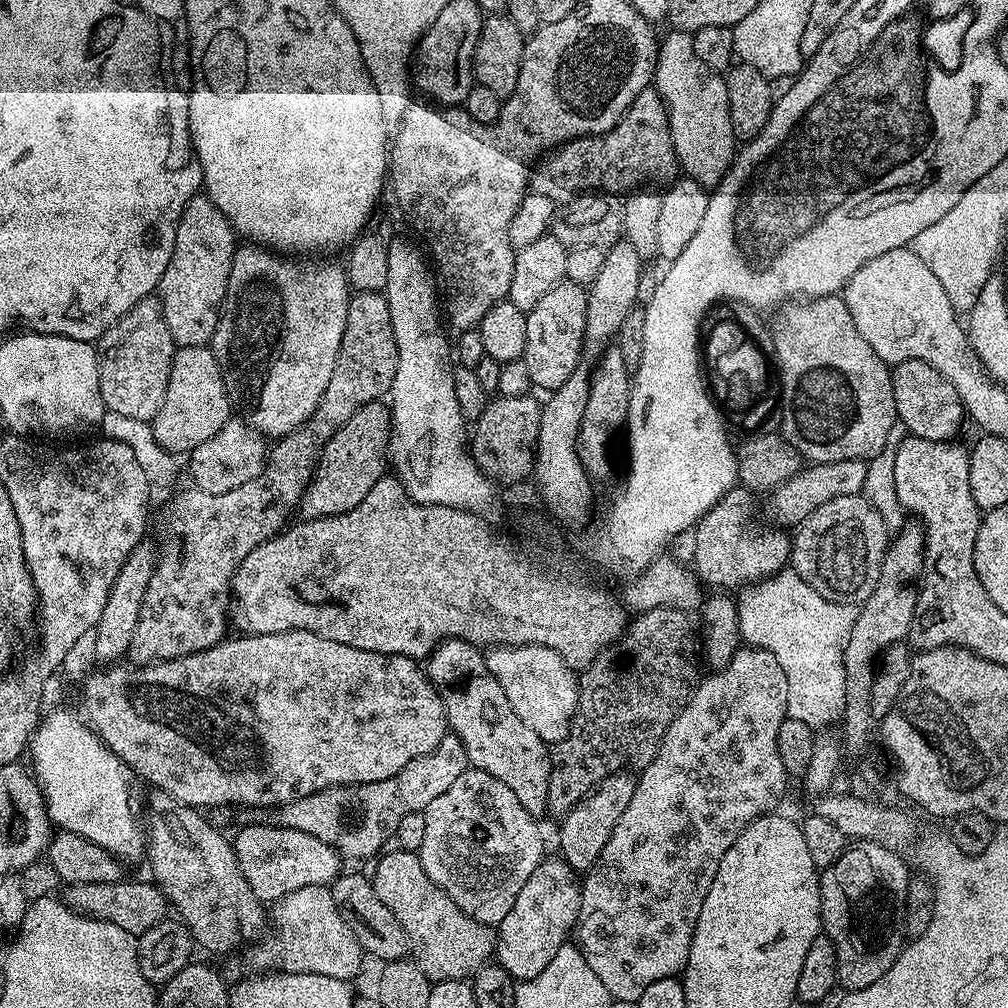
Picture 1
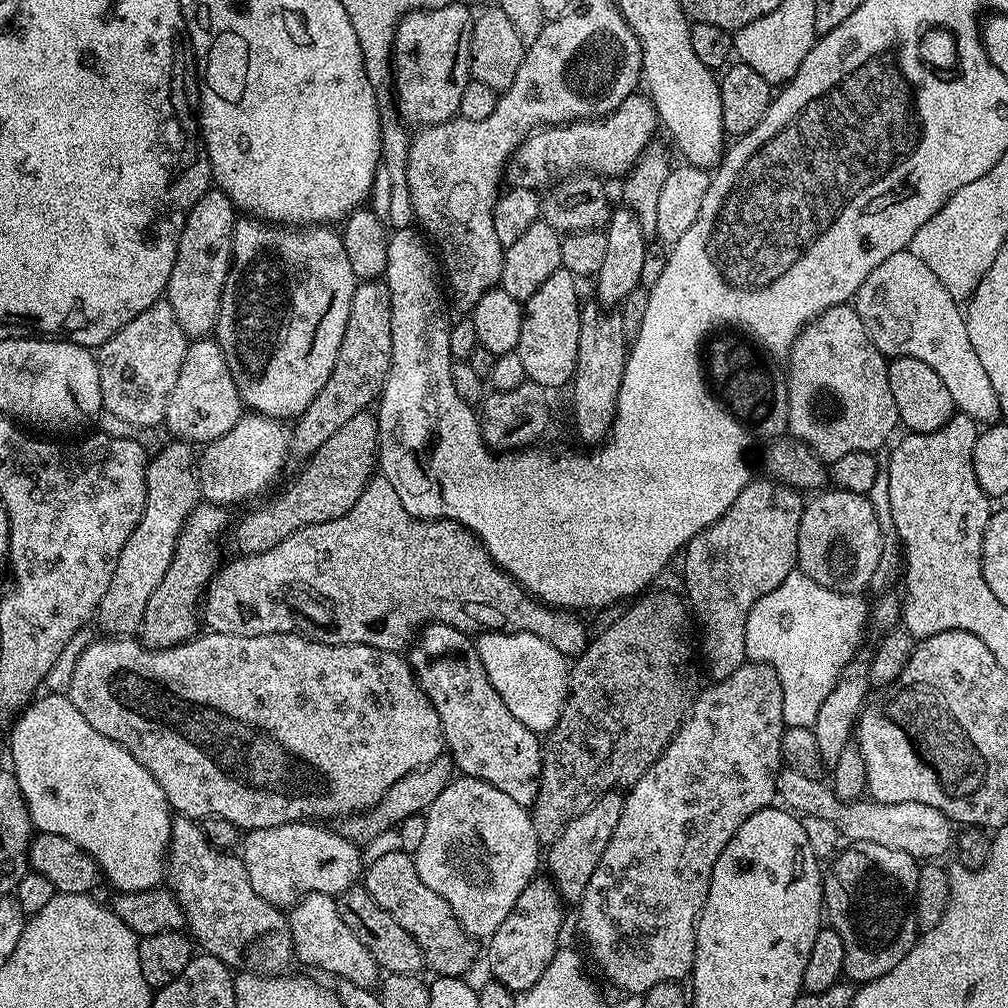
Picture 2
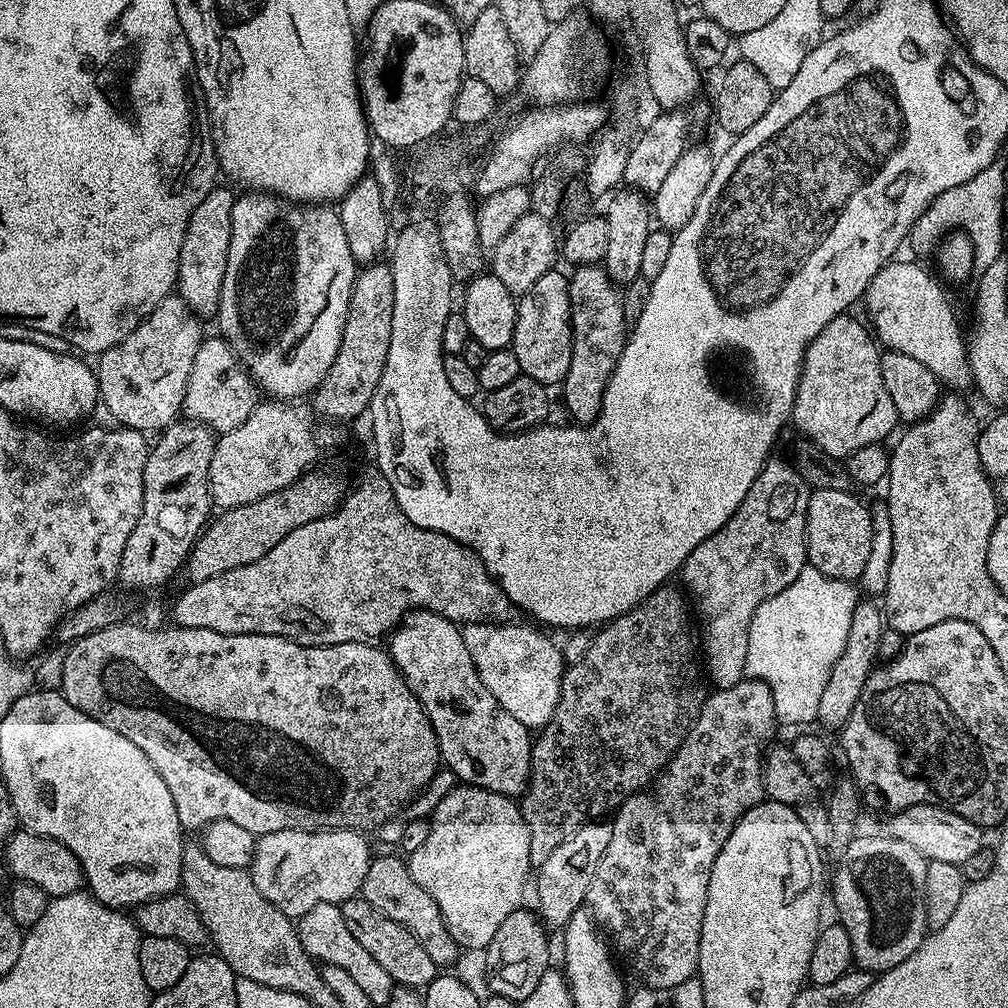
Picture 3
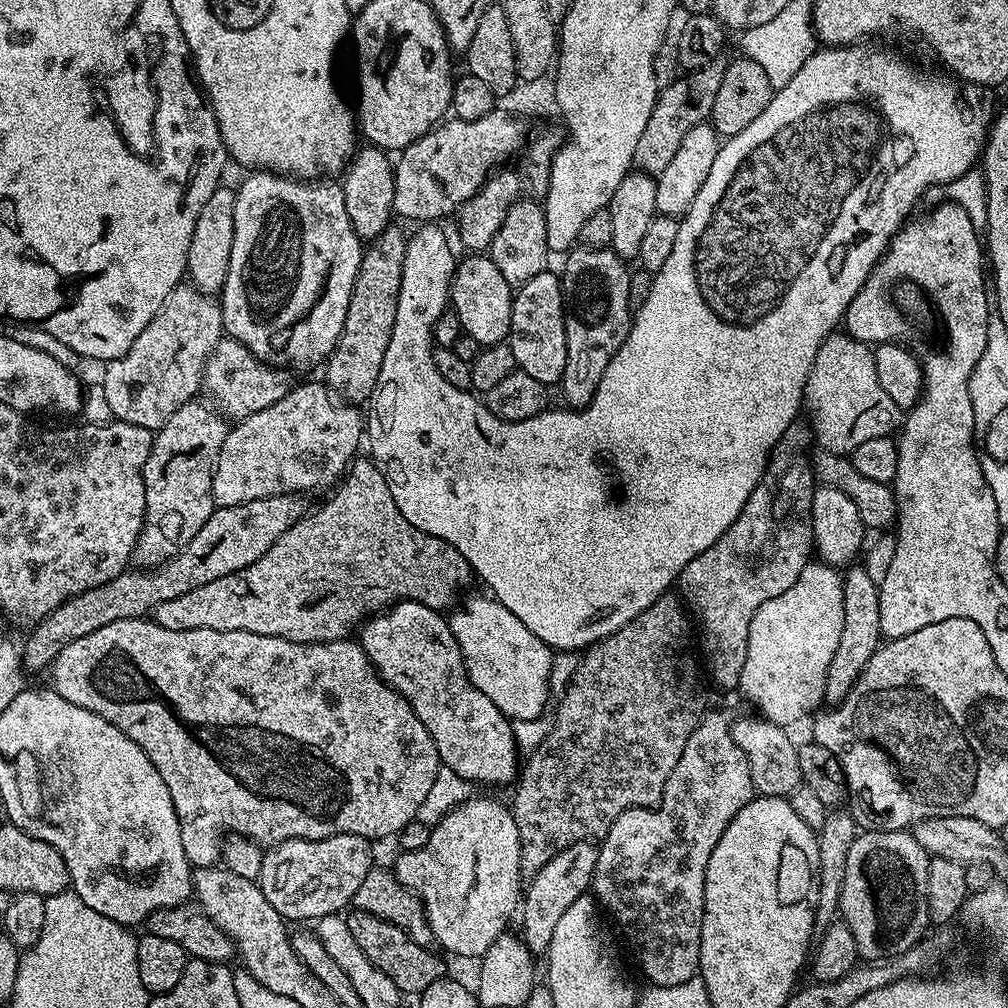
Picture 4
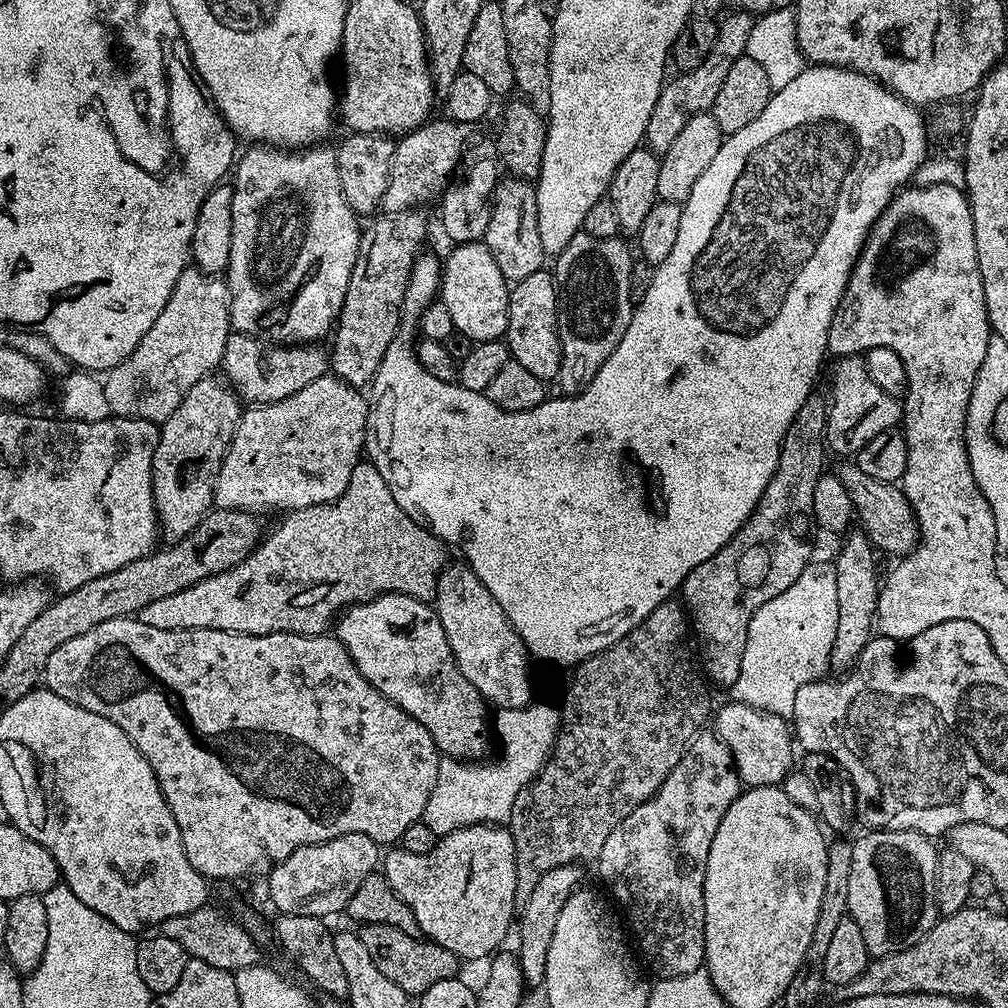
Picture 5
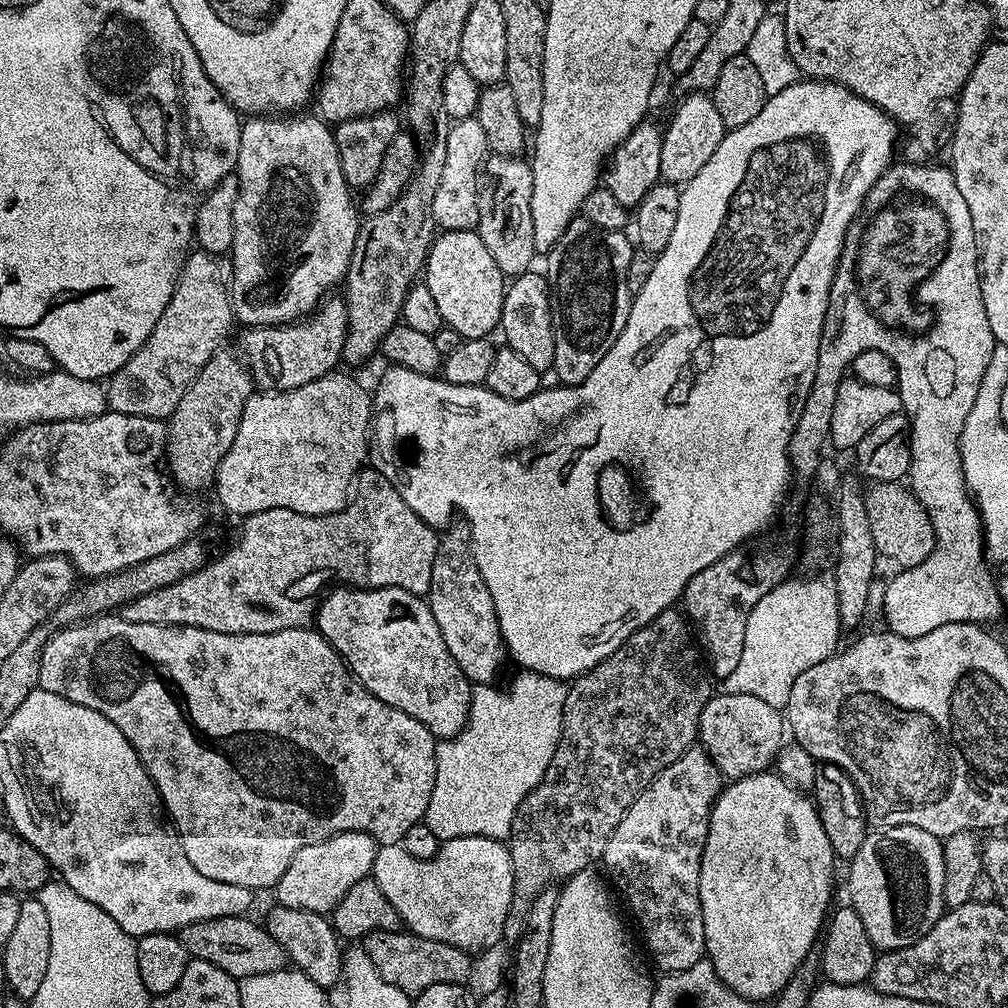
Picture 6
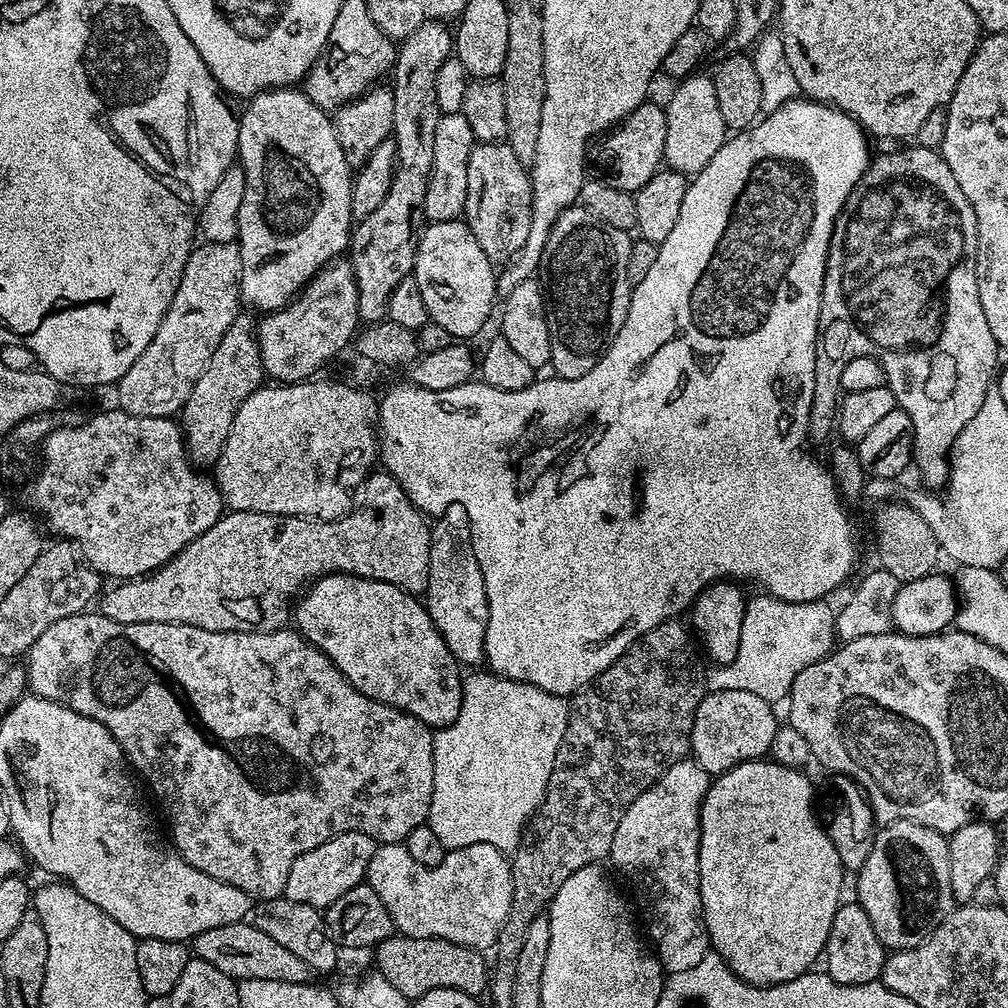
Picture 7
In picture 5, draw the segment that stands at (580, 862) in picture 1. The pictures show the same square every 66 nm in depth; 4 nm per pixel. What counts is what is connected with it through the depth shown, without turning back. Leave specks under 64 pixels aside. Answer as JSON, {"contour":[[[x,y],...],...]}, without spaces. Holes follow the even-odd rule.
{"contour":[[[570,863],[550,870],[550,874],[542,874],[538,886],[534,886],[534,894],[522,901],[518,927],[514,932],[514,957],[520,964],[522,978],[529,989],[539,989],[546,978],[546,957],[550,954],[550,938],[554,938],[554,930],[558,927],[558,914],[562,914],[562,906],[566,906],[566,902],[581,887],[580,872],[576,868],[579,867],[575,863]]]}

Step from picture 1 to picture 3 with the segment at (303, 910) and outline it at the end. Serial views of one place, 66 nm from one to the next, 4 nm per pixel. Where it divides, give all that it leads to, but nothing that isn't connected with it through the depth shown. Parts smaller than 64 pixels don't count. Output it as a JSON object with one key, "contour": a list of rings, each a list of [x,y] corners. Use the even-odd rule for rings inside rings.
{"contour":[[[339,904],[314,906],[314,910],[299,917],[298,931],[307,956],[312,957],[321,965],[329,964],[346,970],[346,974],[350,974],[350,978],[354,978],[354,982],[358,982],[358,986],[362,986],[362,990],[370,998],[370,1002],[374,1002],[378,1006],[388,1005],[394,987],[390,974],[386,974],[386,970],[382,970],[382,966],[378,966],[378,962],[374,962],[374,957],[366,954],[366,949],[358,943],[358,938],[354,938],[354,934],[350,934],[350,929],[346,927],[346,918],[342,918]]]}

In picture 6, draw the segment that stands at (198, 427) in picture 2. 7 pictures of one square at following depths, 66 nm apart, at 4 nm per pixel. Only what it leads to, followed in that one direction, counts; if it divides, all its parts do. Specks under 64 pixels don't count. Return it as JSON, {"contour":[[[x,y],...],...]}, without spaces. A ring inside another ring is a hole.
{"contour":[[[328,298],[307,318],[275,328],[245,327],[240,336],[240,348],[257,389],[289,392],[306,382],[314,382],[341,363],[348,329],[348,315],[343,299]]]}

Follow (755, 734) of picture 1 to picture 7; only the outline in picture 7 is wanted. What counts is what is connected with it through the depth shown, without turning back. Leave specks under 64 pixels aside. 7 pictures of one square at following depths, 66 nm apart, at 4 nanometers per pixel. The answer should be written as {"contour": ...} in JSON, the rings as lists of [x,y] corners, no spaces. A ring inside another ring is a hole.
{"contour":[[[680,760],[670,766],[670,770],[662,773],[638,798],[634,798],[626,814],[622,814],[618,830],[614,830],[610,864],[624,875],[629,888],[627,891],[630,896],[632,891],[631,899],[634,904],[636,899],[635,907],[638,912],[640,907],[640,912],[644,915],[643,927],[646,929],[647,939],[654,945],[660,967],[668,974],[698,966],[698,962],[702,962],[704,955],[710,951],[700,893],[700,807],[708,793],[709,783],[708,772],[702,770],[702,766],[695,760]]]}

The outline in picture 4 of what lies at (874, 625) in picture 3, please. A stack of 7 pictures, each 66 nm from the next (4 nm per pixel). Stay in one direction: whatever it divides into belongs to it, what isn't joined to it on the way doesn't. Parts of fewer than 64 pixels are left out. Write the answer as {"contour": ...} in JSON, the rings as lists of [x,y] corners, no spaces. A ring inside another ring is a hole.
{"contour":[[[852,566],[843,573],[842,586],[842,635],[838,637],[838,646],[834,650],[834,658],[830,658],[830,670],[826,670],[824,683],[824,700],[829,705],[839,706],[850,694],[854,682],[860,672],[870,662],[882,643],[880,634],[880,586],[866,574],[863,566]]]}

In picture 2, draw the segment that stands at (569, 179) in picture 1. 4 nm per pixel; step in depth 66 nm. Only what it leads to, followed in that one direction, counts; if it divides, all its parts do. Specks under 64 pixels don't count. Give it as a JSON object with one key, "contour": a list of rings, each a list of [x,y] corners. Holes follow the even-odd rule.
{"contour":[[[647,94],[628,96],[608,116],[599,120],[577,120],[571,124],[545,126],[527,136],[506,165],[506,180],[514,188],[547,190],[571,177],[585,173],[597,177],[623,178],[635,166],[645,148],[653,143],[658,129],[656,107]]]}

